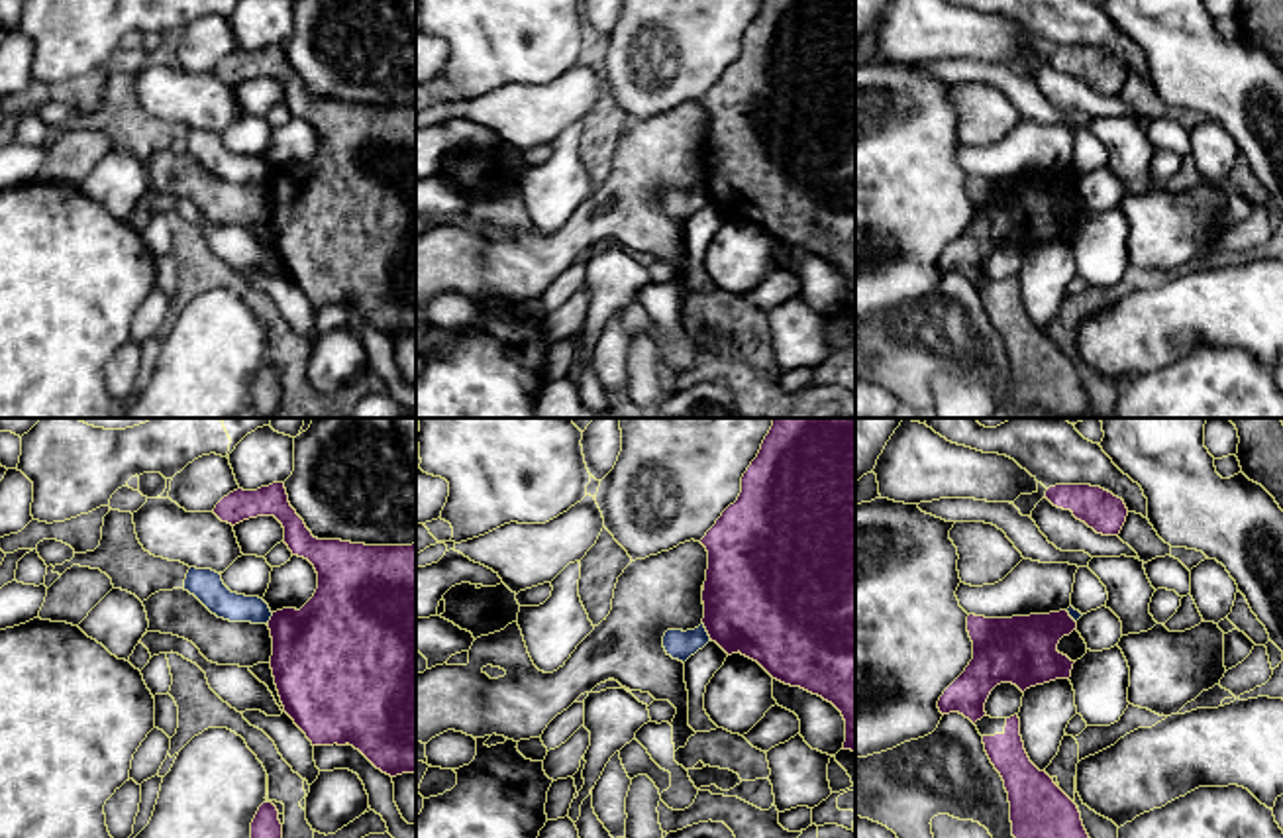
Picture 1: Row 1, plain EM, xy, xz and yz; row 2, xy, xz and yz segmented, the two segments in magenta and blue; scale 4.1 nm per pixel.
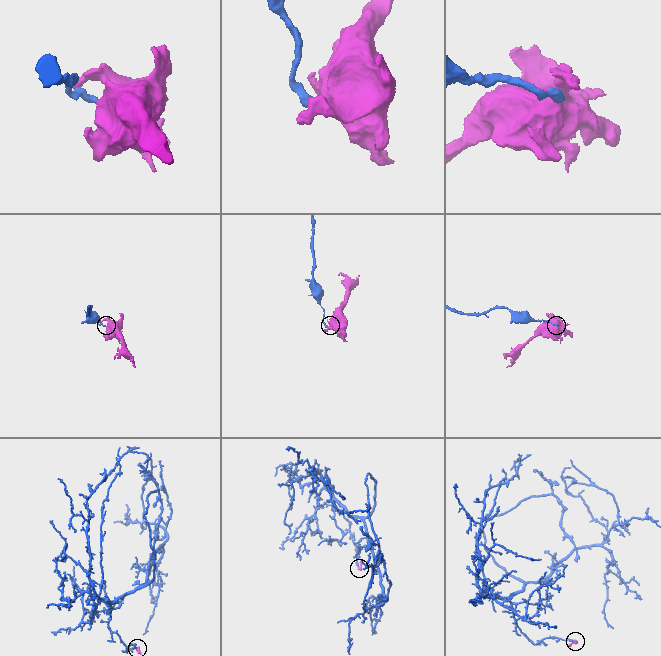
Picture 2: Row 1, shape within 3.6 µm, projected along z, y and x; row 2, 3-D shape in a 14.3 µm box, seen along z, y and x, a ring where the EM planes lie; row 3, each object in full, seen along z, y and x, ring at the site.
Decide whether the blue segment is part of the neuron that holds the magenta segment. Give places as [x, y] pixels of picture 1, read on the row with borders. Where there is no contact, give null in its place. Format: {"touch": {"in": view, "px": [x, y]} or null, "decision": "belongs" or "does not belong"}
{"touch": {"in": "xz", "px": [707, 630]}, "decision": "does not belong"}

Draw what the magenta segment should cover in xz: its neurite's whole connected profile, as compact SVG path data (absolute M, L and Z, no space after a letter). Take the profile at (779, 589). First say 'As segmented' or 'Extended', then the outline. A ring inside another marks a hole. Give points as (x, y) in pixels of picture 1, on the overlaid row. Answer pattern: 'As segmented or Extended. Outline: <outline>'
As segmented. Outline: M773 418L757 457L742 477L742 493L700 544L708 551L708 569L702 591L702 624L712 642L728 655L742 654L757 661L773 679L800 687L832 703L846 720L846 742L842 750L855 752L855 418Z

